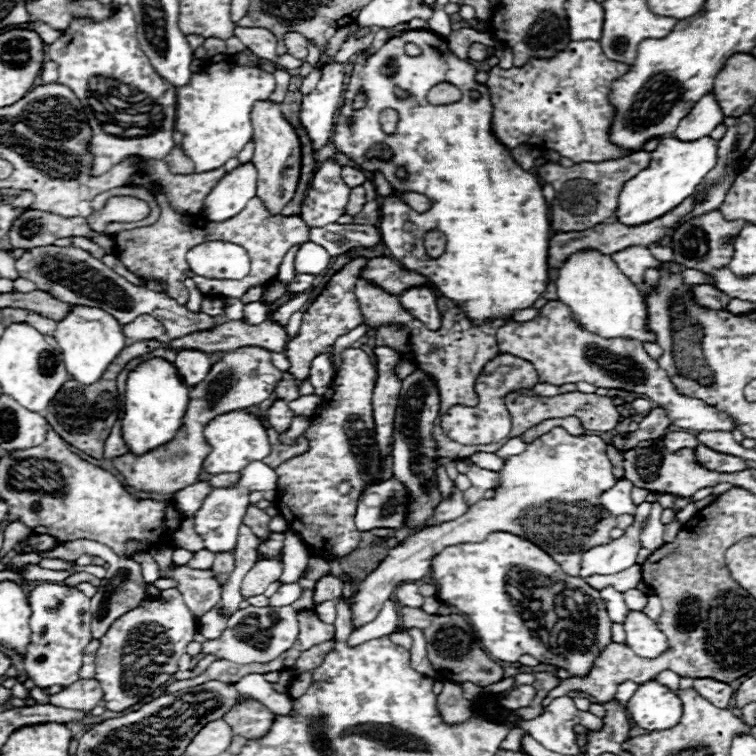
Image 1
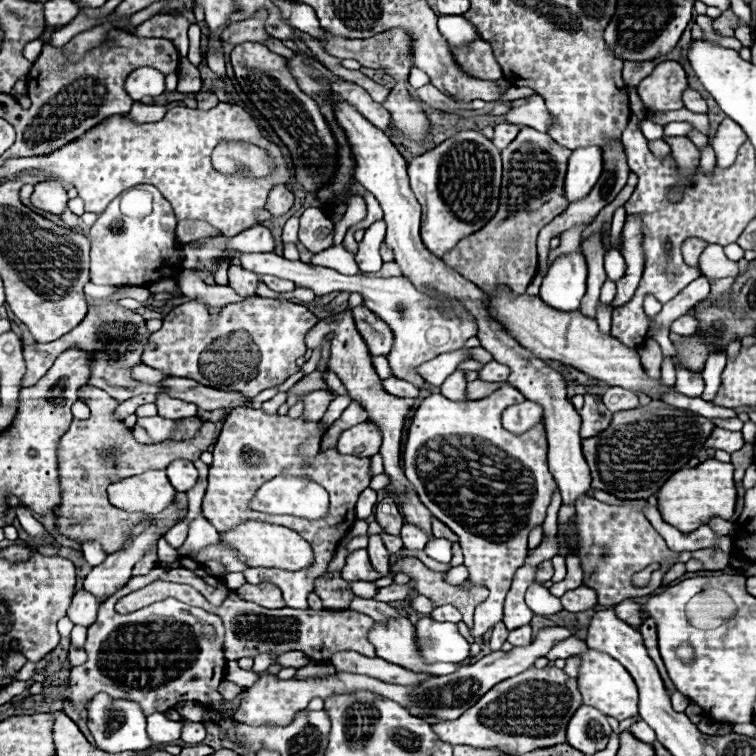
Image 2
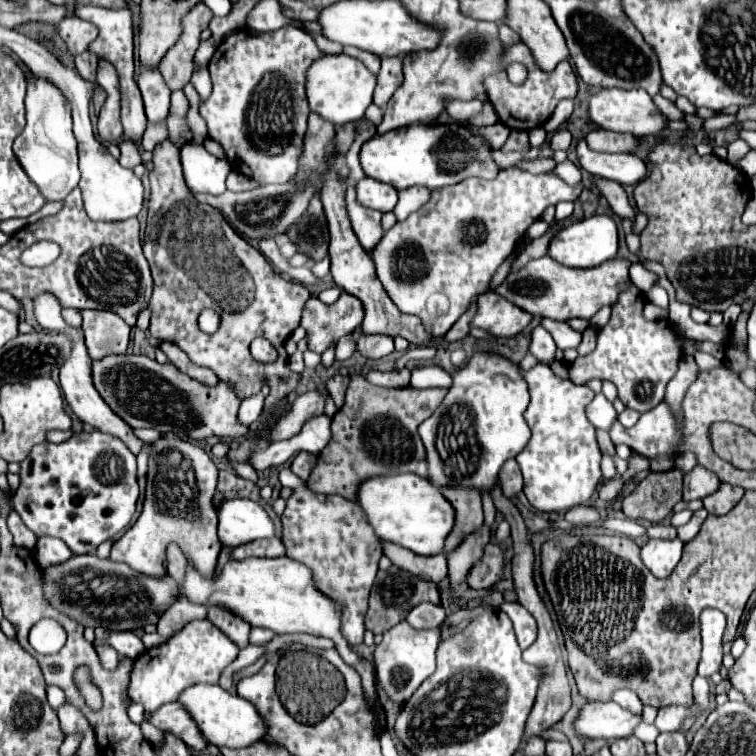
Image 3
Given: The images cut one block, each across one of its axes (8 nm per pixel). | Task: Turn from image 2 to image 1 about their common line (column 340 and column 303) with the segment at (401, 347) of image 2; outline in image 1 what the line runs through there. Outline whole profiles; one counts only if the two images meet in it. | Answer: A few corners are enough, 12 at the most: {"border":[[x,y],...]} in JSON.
{"border":[[298,274],[288,284],[288,294],[298,294],[314,284],[312,274]]}

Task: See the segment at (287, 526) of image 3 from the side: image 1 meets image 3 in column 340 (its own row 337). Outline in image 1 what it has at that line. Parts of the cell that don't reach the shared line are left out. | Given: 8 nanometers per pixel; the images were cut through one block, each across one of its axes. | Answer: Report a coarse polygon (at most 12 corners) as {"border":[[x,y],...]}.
{"border":[[558,300],[498,348],[540,382],[634,390],[684,430],[732,430],[684,398],[636,338],[600,338]]}

